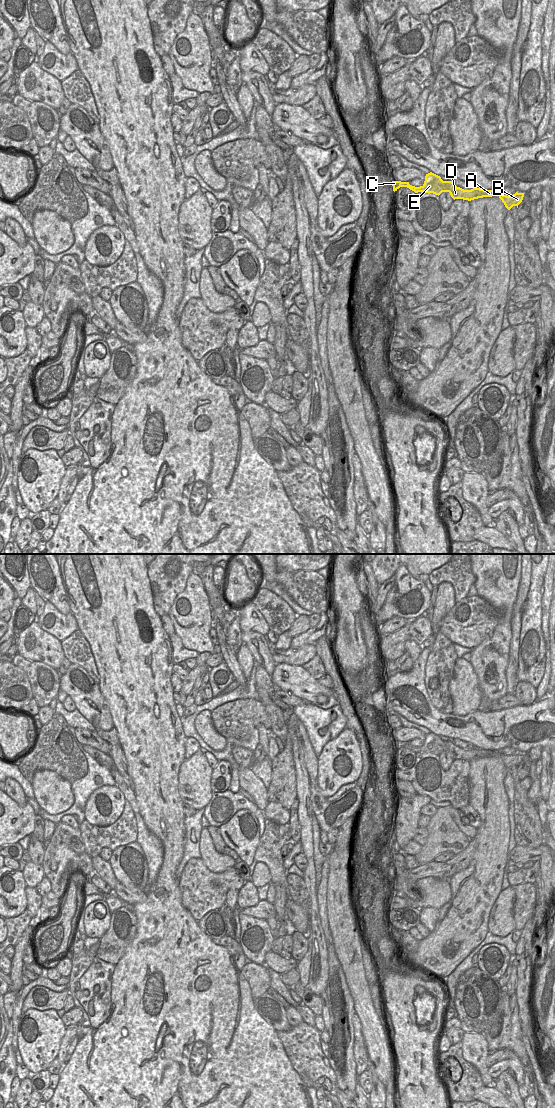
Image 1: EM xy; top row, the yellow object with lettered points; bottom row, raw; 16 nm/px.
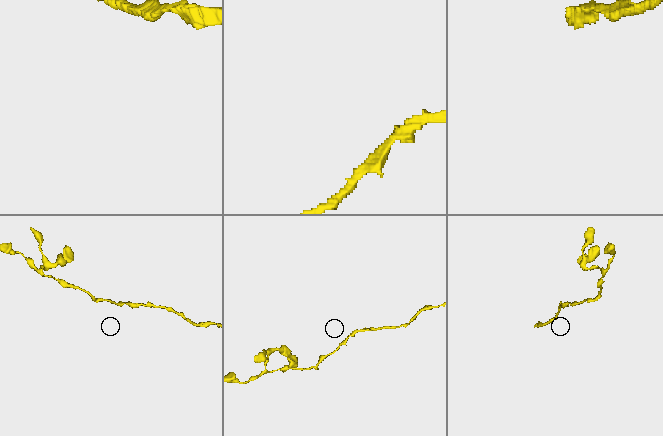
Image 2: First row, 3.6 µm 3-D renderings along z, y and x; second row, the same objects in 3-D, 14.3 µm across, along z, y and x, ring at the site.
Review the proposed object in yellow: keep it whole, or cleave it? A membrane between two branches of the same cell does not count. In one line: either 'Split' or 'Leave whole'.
Leave whole

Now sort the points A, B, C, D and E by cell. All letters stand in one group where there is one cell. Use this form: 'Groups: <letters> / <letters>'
Groups: A B C D E

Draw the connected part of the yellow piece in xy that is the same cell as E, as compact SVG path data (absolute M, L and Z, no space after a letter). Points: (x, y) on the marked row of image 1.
M430 172L426 174L424 184L420 187L415 187L409 184L409 182L392 181L393 191L397 191L400 187L407 187L415 193L426 192L440 195L442 192L449 192L451 197L455 199L474 200L483 197L498 196L505 207L510 210L513 206L518 208L518 205L522 202L524 193L515 193L507 196L500 193L500 191L484 190L474 187L471 190L464 190L457 187L452 181L443 181L440 176Z

